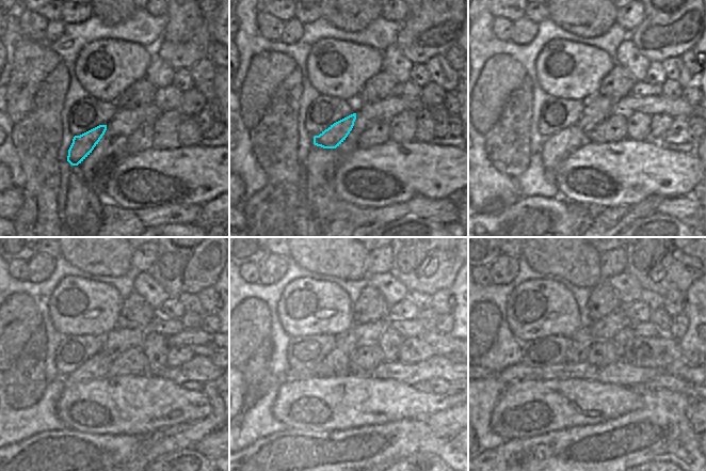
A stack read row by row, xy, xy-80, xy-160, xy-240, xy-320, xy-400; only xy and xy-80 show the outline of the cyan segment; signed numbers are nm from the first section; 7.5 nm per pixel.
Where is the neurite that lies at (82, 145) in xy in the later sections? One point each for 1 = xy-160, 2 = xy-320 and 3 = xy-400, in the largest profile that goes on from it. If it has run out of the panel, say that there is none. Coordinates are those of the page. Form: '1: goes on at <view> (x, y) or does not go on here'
1: goes on at xy-160 (597, 108)
2: goes on at xy-320 (360, 334)
3: goes on at xy-400 (604, 329)

